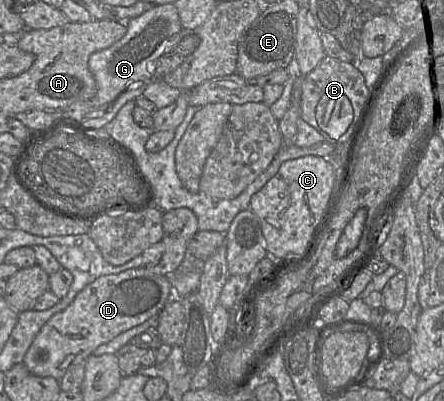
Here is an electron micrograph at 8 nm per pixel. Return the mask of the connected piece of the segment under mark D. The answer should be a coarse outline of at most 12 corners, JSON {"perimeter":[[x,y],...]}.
{"perimeter":[[145,267],[101,276],[22,363],[60,380],[173,297]]}

